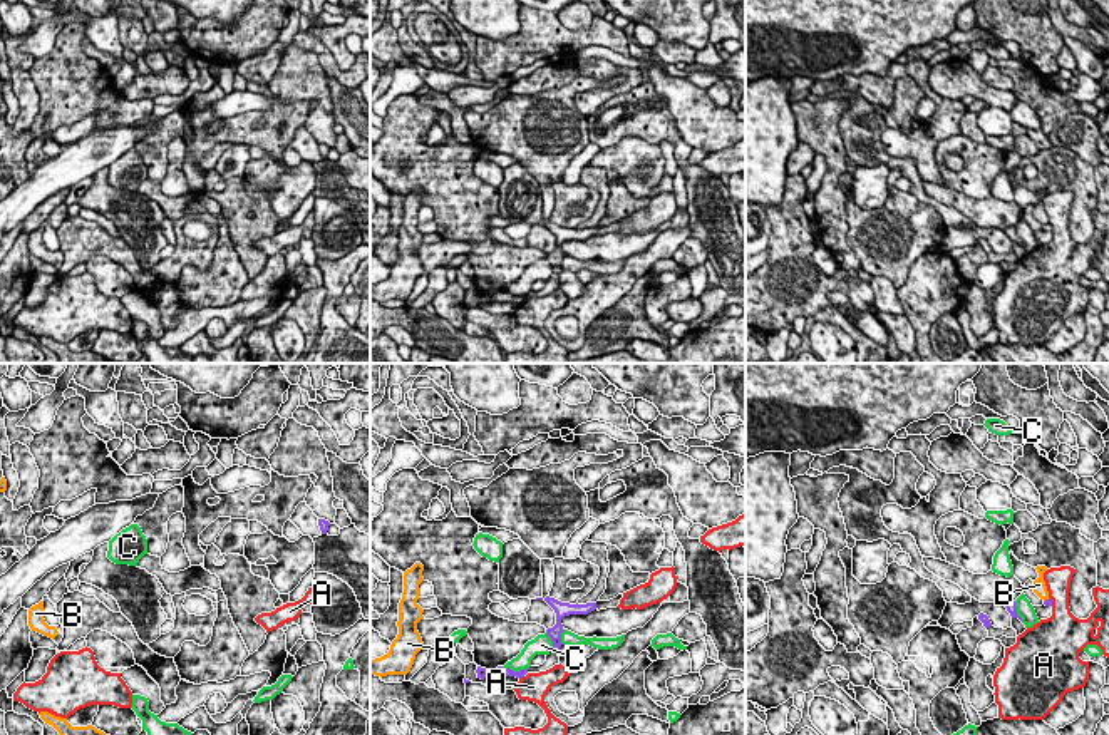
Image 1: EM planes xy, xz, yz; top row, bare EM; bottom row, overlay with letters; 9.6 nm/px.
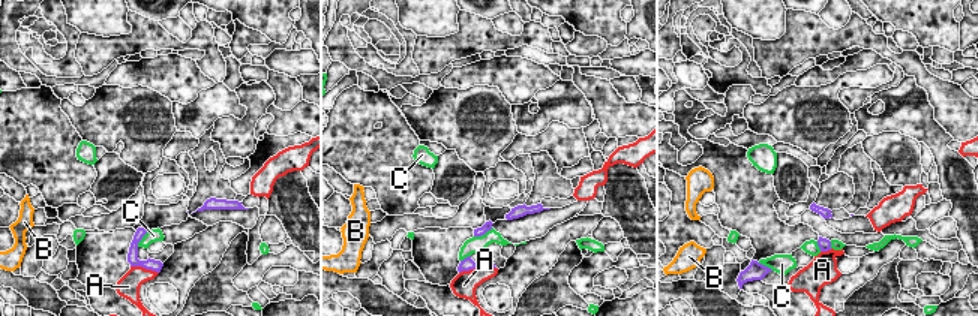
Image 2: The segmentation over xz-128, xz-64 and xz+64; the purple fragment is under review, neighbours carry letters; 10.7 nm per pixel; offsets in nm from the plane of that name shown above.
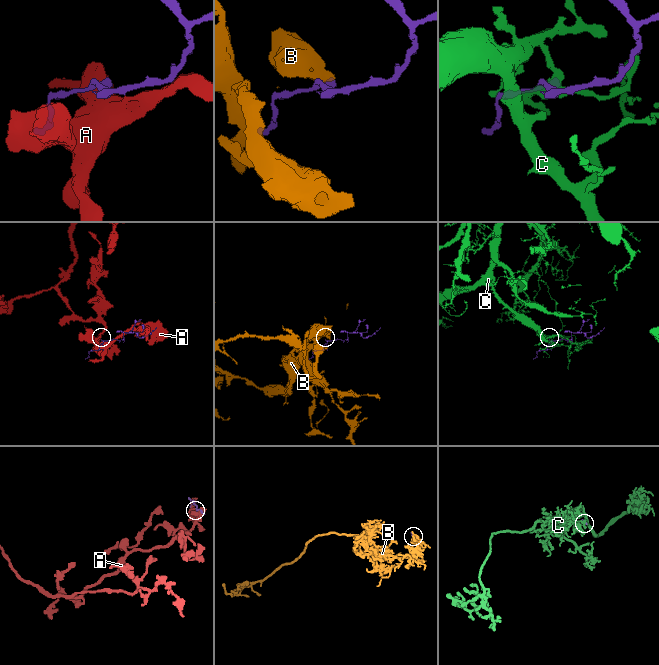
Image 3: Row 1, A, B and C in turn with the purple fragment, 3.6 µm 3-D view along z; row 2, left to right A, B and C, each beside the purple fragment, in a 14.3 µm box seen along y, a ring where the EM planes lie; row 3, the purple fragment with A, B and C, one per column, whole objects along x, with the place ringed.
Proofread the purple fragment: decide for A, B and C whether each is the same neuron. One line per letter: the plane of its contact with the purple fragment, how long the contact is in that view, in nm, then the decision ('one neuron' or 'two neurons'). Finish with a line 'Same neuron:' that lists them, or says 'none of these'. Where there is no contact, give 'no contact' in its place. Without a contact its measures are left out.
A: xz | 60 nm | two neurons
B: yz | 70 nm | two neurons
C: xz | 260 nm | two neurons
Same neuron: none of these

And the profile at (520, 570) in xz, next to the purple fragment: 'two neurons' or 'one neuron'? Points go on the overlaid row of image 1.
one neuron

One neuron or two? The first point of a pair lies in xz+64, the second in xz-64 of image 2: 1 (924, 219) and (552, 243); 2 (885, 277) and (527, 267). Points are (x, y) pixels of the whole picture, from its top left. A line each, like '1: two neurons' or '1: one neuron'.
1: one neuron
2: two neurons

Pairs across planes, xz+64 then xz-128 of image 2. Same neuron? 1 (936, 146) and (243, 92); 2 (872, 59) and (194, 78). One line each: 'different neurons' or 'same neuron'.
1: different neurons
2: same neuron

